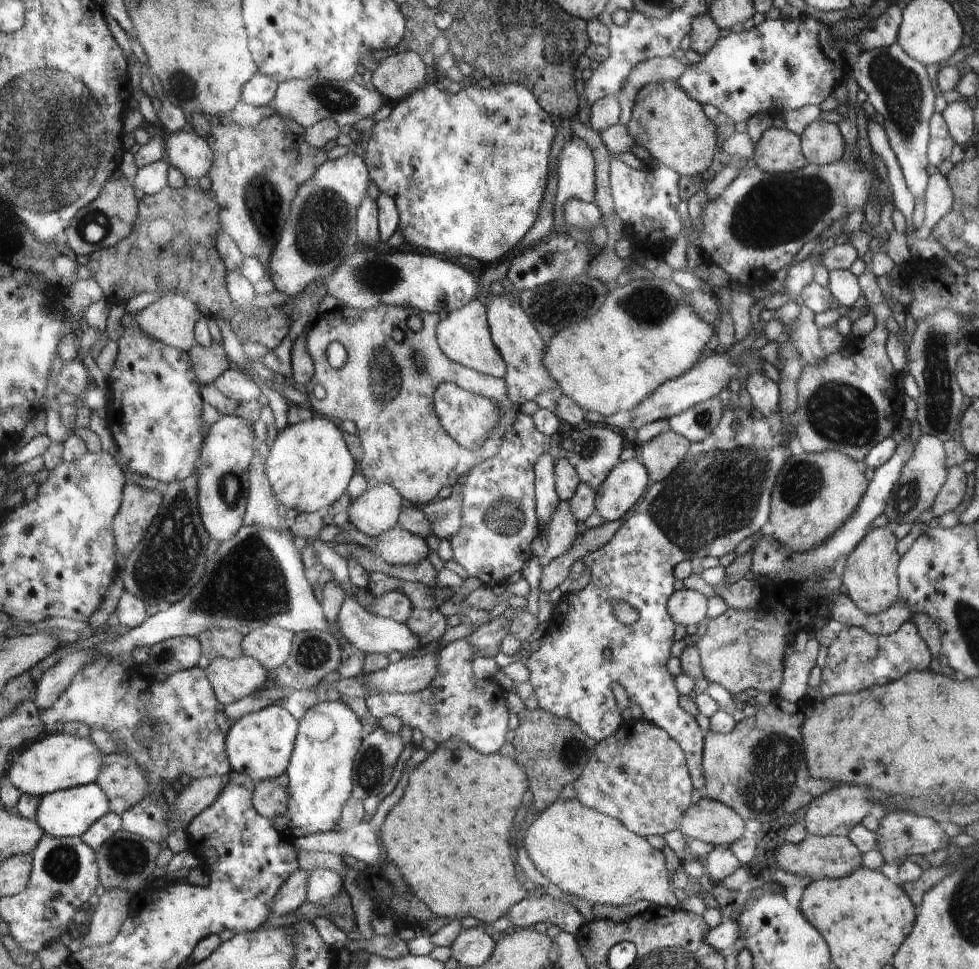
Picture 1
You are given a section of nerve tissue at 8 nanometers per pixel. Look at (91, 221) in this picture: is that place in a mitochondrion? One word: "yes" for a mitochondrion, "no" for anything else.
yes

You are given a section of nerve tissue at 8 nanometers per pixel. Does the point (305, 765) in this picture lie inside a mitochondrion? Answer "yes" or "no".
no

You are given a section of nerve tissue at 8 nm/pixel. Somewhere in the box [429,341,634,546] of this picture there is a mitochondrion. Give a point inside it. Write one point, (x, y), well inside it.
(506, 516)

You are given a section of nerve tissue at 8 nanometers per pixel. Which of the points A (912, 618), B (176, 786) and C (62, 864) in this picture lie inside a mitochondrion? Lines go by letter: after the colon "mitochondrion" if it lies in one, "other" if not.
A: other
B: other
C: mitochondrion

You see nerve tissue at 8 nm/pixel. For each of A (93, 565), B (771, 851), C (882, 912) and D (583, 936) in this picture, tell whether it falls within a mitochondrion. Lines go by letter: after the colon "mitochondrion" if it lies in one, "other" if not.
A: other
B: other
C: other
D: other

